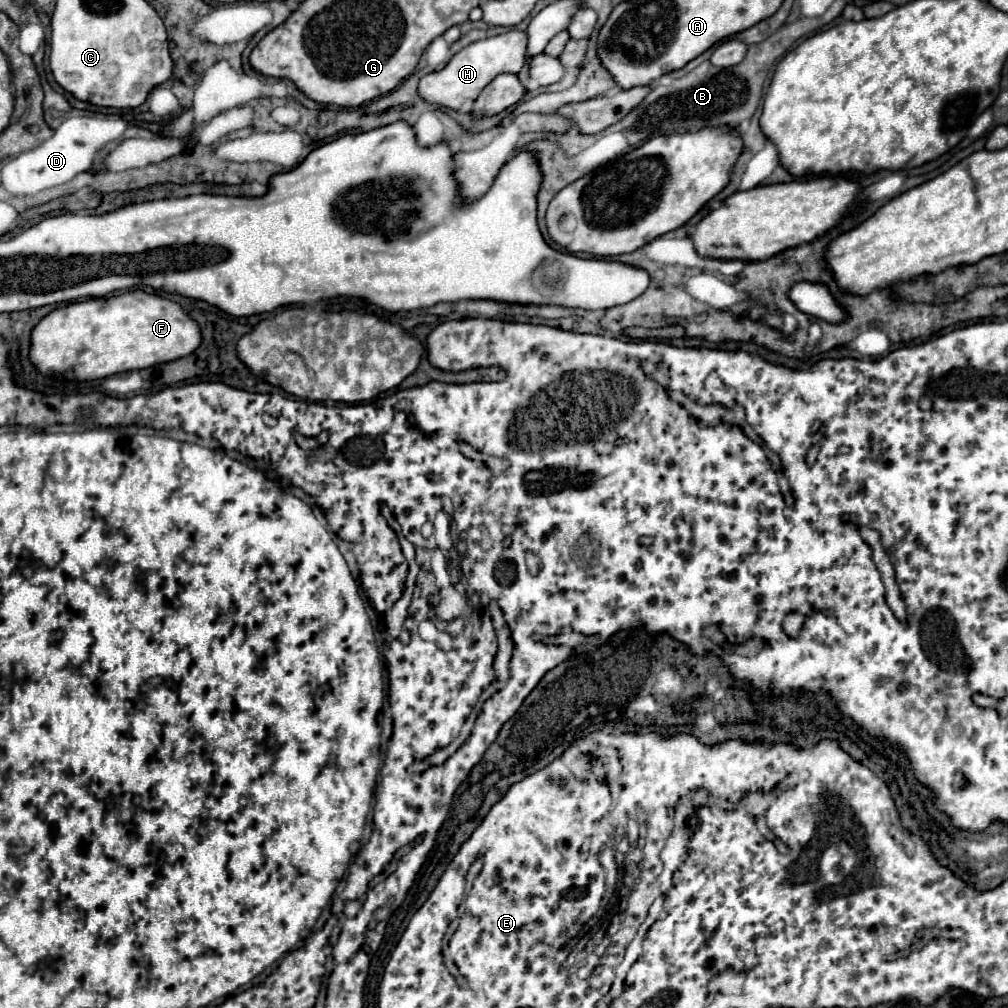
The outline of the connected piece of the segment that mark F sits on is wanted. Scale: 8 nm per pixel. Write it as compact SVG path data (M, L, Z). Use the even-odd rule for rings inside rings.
M141 289L115 297L87 299L51 311L31 333L31 363L45 375L79 371L81 379L147 369L191 355L201 345L201 329L183 307Z

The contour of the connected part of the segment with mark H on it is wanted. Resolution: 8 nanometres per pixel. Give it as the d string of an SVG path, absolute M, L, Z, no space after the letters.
M507 31L503 35L487 37L477 43L461 49L453 59L435 73L429 73L419 83L419 95L429 101L449 109L463 109L467 101L475 101L479 93L501 73L519 73L525 65L525 49L527 49L527 31Z

